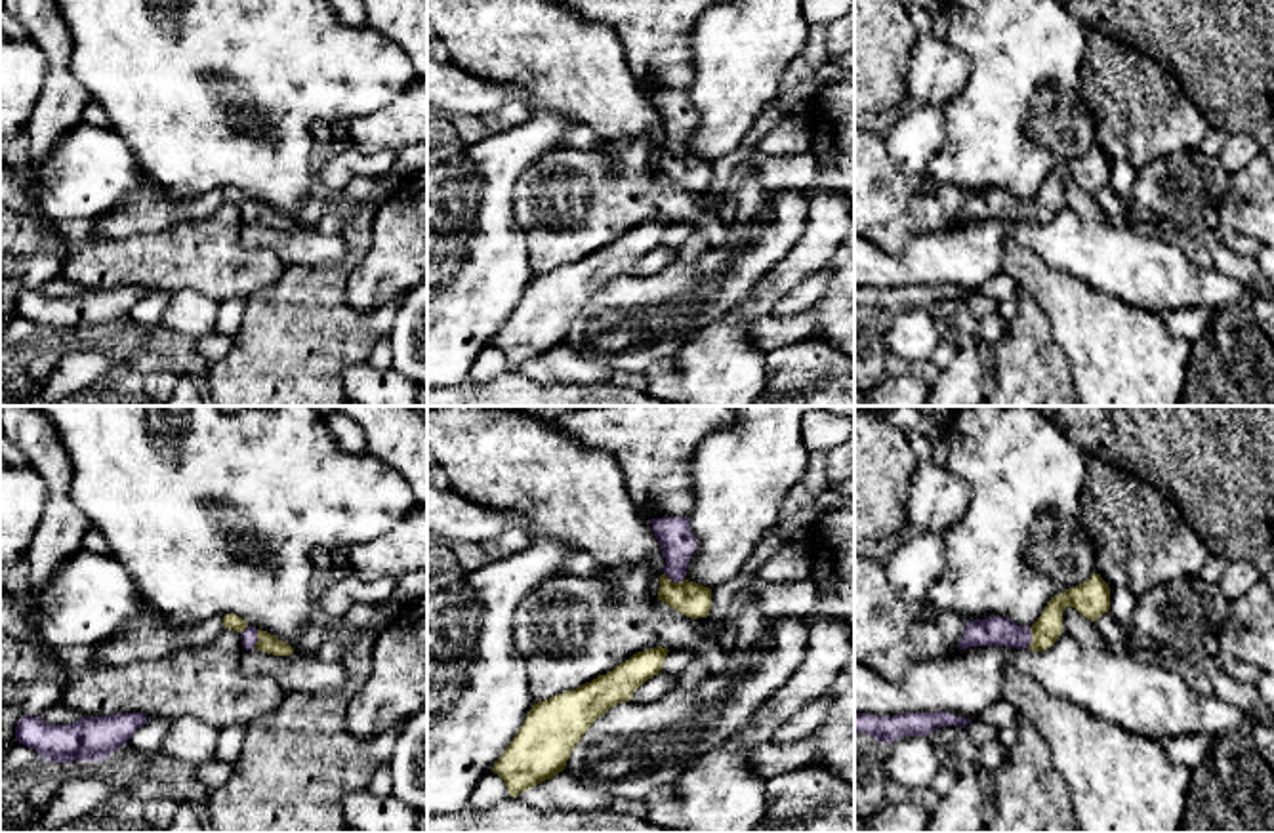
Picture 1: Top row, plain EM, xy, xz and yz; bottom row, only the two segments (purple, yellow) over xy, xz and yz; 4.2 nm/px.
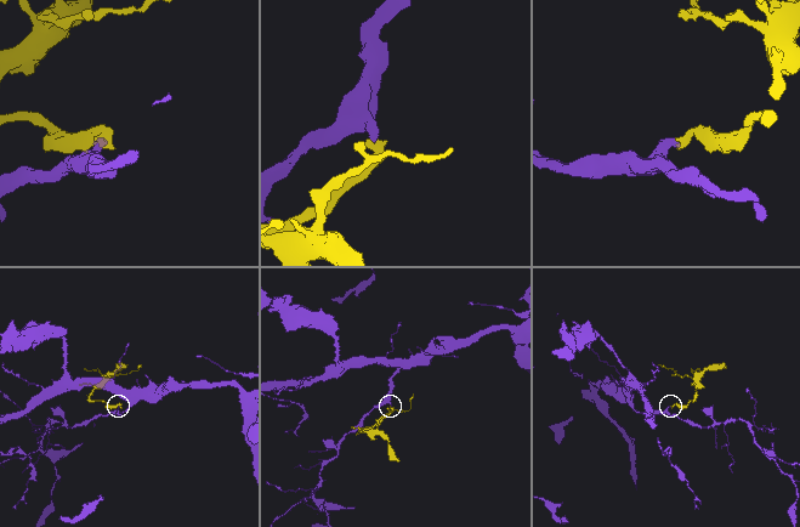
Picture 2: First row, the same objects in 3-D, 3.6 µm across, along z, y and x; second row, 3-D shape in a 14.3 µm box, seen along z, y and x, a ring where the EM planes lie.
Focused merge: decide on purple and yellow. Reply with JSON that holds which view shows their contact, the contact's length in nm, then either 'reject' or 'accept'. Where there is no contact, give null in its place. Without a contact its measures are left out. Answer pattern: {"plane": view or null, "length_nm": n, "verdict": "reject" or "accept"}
{"plane": "xz", "length_nm": 100, "verdict": "accept"}

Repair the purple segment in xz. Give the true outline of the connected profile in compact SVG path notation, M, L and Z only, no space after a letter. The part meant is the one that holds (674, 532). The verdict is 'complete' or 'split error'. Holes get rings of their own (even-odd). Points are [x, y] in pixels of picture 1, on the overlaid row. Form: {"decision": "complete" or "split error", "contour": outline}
{"decision": "split error", "contour": "M688 517L652 518L650 524L666 559L658 600L687 618L708 618L711 610L711 589L685 578L690 555L696 549Z"}

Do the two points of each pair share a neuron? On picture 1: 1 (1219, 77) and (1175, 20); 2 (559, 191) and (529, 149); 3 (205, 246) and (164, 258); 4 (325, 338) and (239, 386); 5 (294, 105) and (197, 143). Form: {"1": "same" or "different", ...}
{"1": "same", "2": "different", "3": "same", "4": "same", "5": "same"}

